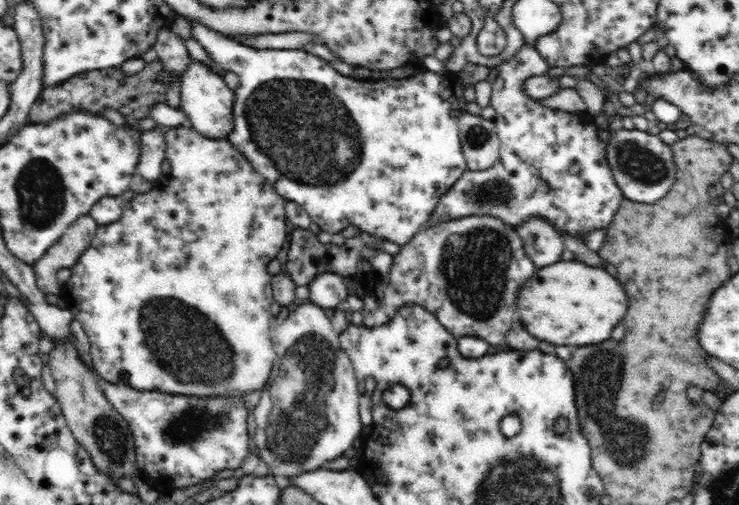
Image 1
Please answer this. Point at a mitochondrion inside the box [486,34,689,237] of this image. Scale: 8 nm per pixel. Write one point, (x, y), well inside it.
(641, 165)

